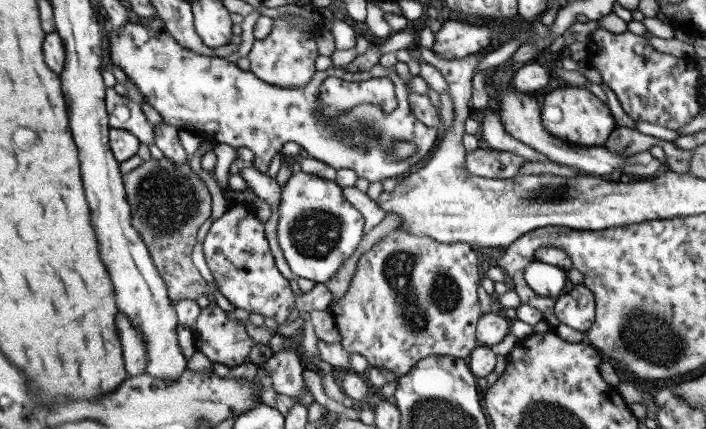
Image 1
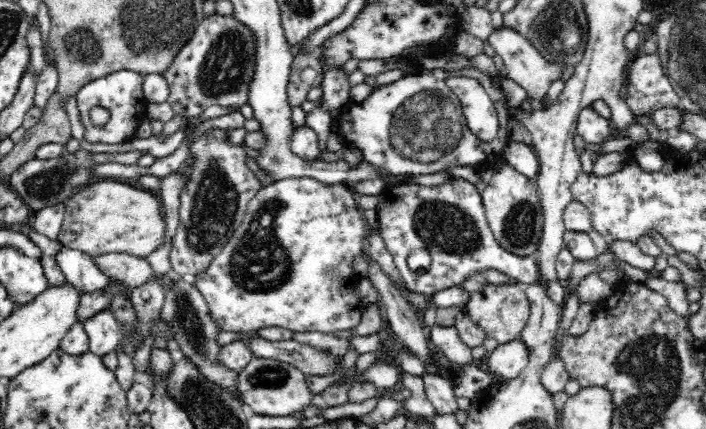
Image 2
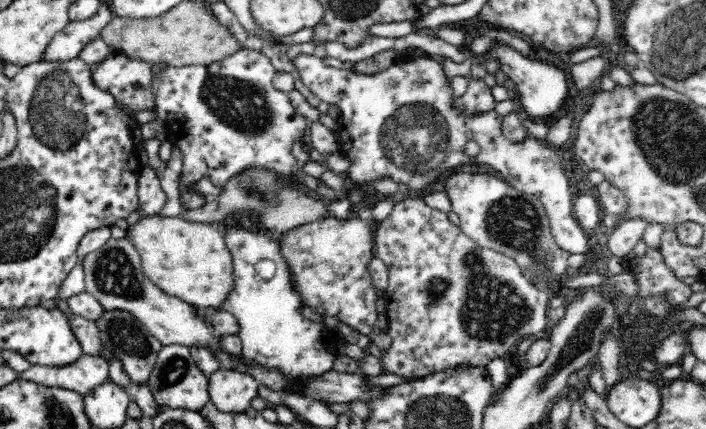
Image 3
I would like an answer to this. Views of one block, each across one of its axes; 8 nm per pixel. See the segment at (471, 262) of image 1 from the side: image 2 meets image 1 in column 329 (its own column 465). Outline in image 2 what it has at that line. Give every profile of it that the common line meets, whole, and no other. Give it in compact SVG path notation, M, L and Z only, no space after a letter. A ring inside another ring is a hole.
M488 282L481 292L471 294L468 304L464 306L464 311L468 313L472 322L485 330L487 336L495 338L501 345L512 340L521 340L521 332L530 316L530 306L531 302L522 284L490 284Z

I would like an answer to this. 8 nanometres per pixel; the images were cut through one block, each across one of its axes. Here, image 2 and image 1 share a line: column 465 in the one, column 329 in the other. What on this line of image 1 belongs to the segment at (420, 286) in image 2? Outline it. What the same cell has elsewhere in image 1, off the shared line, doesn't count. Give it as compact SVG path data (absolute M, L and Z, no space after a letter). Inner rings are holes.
M306 171L292 173L288 178L277 210L276 240L285 261L294 274L317 283L330 280L342 268L344 260L356 252L365 235L362 214L346 200L340 186Z

